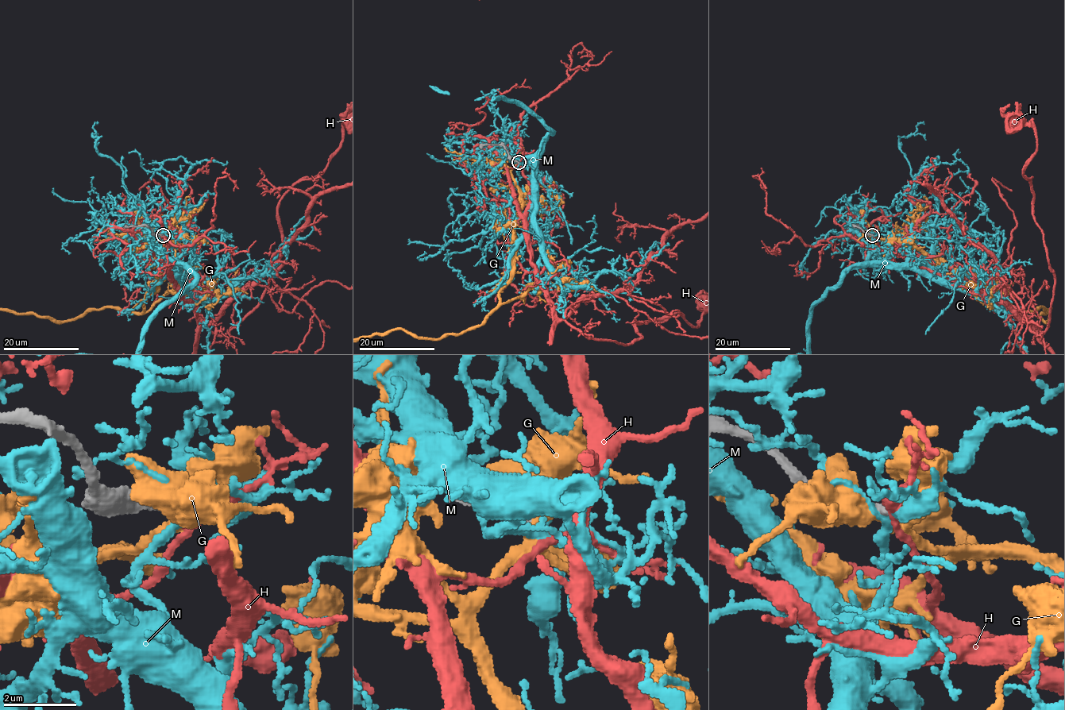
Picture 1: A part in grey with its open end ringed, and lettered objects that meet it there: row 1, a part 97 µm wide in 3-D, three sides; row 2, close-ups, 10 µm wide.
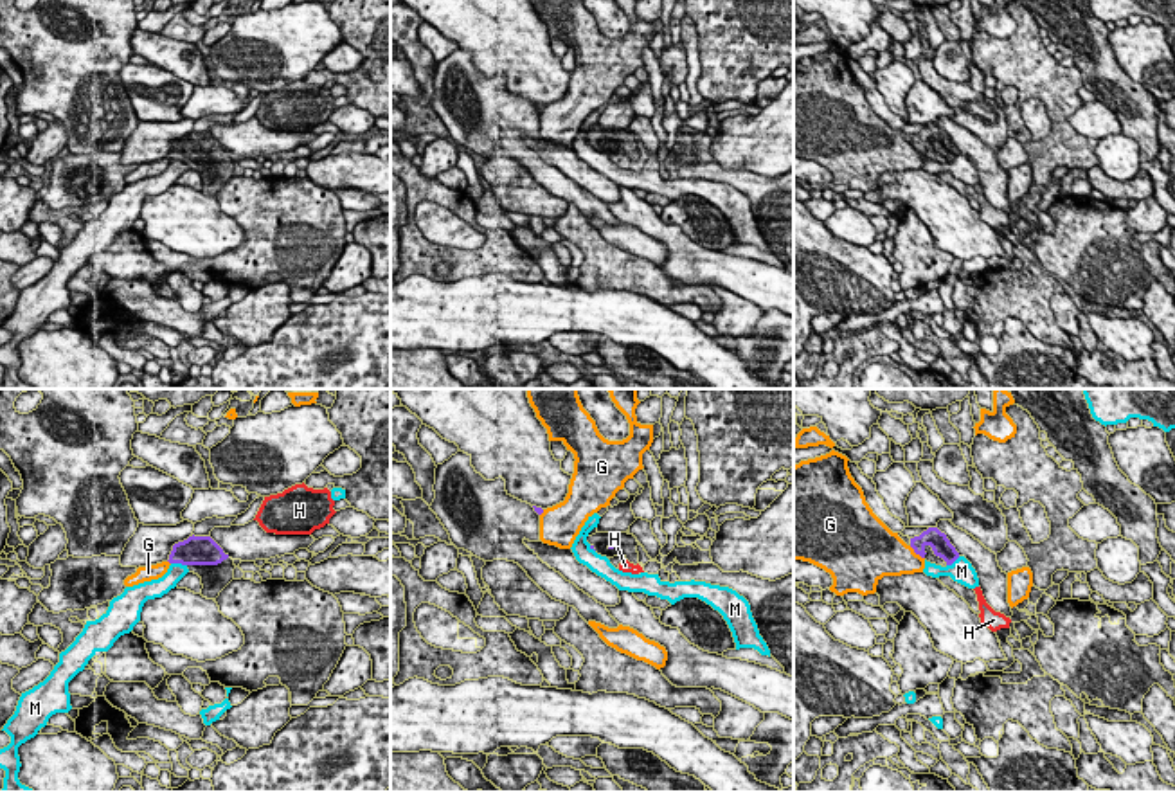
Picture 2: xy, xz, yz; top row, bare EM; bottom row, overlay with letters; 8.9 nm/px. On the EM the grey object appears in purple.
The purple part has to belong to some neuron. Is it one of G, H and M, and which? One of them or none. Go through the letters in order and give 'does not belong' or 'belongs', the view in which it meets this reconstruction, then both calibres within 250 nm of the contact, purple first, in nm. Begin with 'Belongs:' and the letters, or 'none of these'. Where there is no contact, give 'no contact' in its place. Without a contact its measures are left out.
Belongs: none of these
G: does not belong; meets purple in yz; 170 nm thick on the purple side, 360 nm on the other
H: does not belong; no contact
M: does not belong; meets purple in xy; 260 nm thick on the purple side, 160 nm on the other

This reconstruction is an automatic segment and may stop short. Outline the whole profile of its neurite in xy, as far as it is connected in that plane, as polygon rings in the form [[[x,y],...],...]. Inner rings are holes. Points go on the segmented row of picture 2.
[[[189,536],[173,545],[169,563],[182,563],[202,578],[202,596],[214,599],[234,580],[234,560],[211,536]]]

